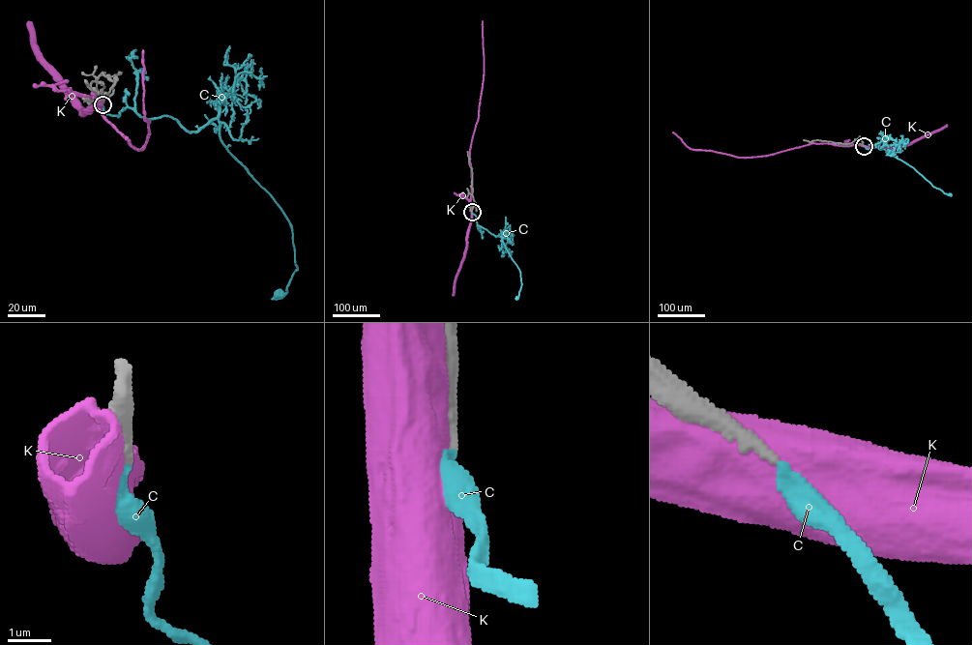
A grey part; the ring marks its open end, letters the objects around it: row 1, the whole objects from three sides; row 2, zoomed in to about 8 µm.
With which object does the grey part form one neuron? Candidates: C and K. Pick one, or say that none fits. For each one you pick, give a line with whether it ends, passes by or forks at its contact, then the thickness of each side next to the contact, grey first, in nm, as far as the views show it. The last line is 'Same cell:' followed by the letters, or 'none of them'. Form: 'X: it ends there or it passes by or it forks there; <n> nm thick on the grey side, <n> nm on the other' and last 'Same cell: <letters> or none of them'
C: it ends there; 240 nm thick on the grey side, 280 nm on the other
Same cell: C

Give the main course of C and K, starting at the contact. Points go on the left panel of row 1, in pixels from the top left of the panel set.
C: (103, 104), (189, 131), (218, 120), (220, 139), (292, 230), (297, 268), (279, 293)
K: (102, 102), (82, 112)

